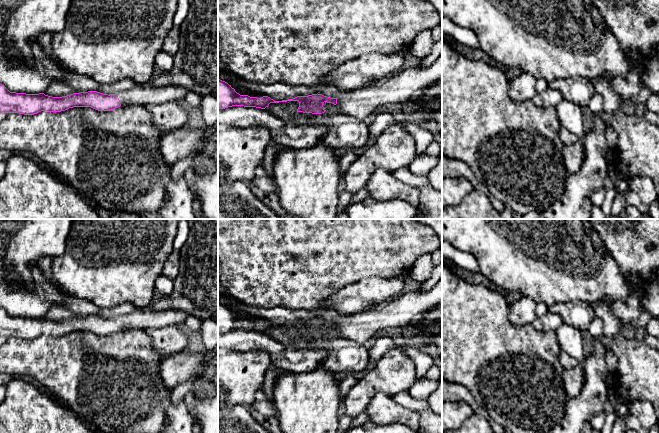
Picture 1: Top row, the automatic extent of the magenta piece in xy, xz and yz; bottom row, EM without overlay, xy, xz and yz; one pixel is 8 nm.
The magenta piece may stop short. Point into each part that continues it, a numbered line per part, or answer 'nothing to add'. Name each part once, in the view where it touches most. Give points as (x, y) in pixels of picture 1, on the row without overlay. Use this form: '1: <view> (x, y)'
1: xy (144, 318)

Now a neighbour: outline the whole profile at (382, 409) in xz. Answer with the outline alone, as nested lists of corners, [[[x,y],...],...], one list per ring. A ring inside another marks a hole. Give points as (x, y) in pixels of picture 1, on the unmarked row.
[[[379,393],[369,402],[366,413],[370,420],[378,424],[401,423],[419,429],[420,415],[397,404],[392,397]]]

